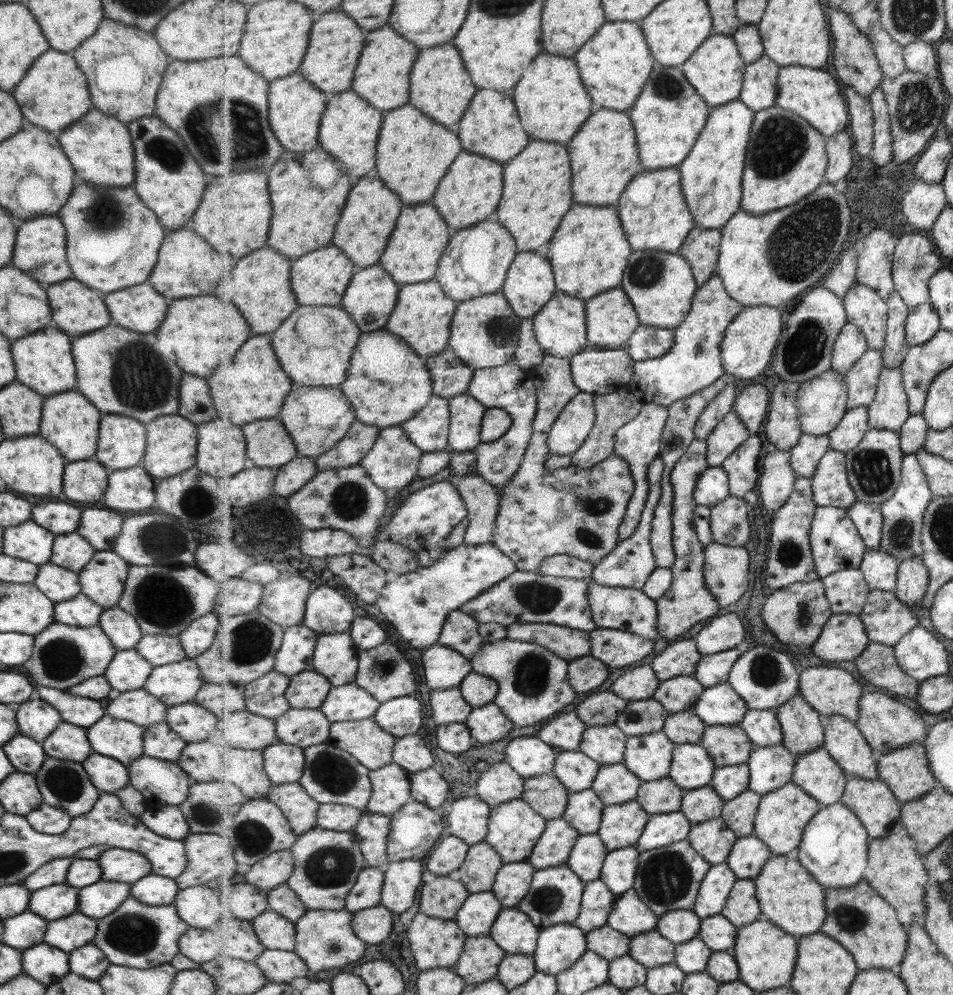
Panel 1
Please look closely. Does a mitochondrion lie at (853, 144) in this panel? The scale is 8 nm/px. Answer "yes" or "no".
no

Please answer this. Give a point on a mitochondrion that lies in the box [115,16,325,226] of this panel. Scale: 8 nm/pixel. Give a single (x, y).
(243, 140)

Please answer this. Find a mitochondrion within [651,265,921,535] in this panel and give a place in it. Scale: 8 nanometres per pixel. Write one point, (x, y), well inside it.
(807, 344)

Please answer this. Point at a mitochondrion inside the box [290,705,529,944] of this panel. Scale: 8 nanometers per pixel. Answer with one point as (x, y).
(332, 866)

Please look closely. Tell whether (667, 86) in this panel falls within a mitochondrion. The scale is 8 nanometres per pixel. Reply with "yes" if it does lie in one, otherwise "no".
yes

